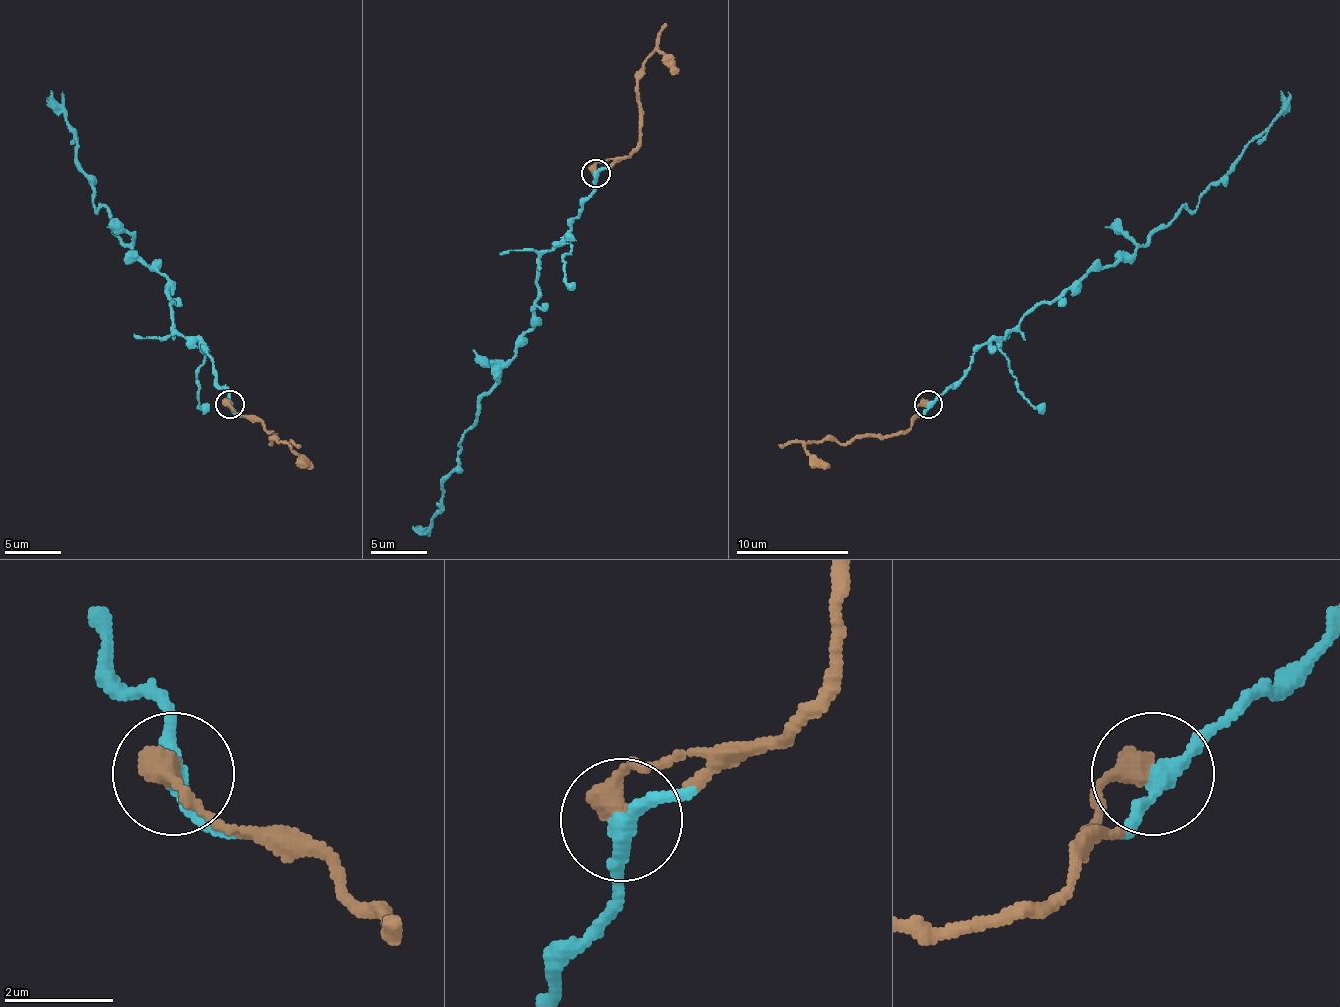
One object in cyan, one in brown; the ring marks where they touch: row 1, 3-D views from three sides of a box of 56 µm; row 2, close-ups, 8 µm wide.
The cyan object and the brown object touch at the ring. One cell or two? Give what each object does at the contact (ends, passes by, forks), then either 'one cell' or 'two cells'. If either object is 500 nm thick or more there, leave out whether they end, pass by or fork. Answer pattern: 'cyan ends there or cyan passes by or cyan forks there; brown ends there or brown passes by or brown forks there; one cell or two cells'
cyan passes by; brown ends there; one cell

